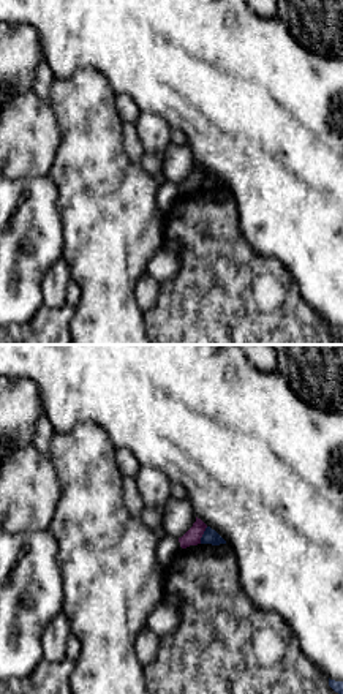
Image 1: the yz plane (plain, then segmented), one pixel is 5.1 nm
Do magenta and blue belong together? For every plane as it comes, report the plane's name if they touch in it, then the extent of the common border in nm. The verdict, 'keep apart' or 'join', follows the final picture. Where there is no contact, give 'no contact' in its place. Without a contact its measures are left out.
yz | 100 nm

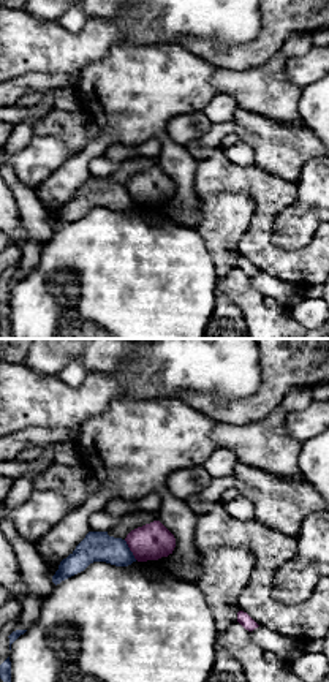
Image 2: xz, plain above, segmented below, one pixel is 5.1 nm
xz | 120 nm

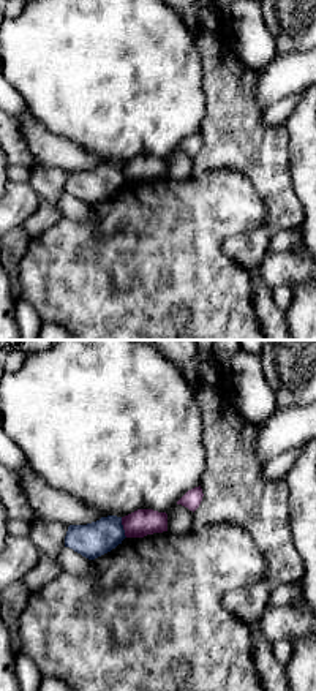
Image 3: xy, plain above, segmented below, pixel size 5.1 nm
xy | 110 nm

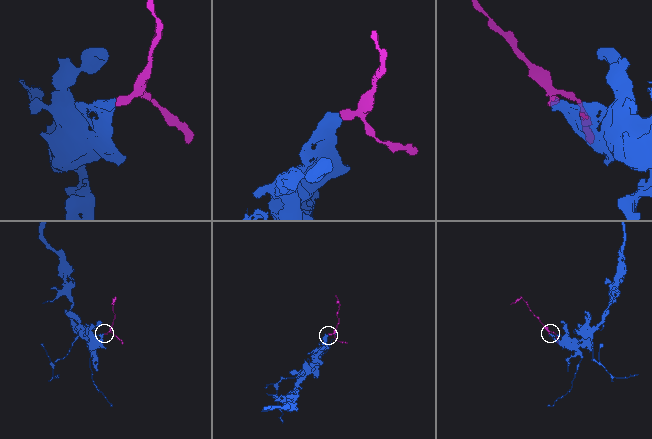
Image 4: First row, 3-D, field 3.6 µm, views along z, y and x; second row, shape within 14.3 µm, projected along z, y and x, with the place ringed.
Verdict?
keep apart

